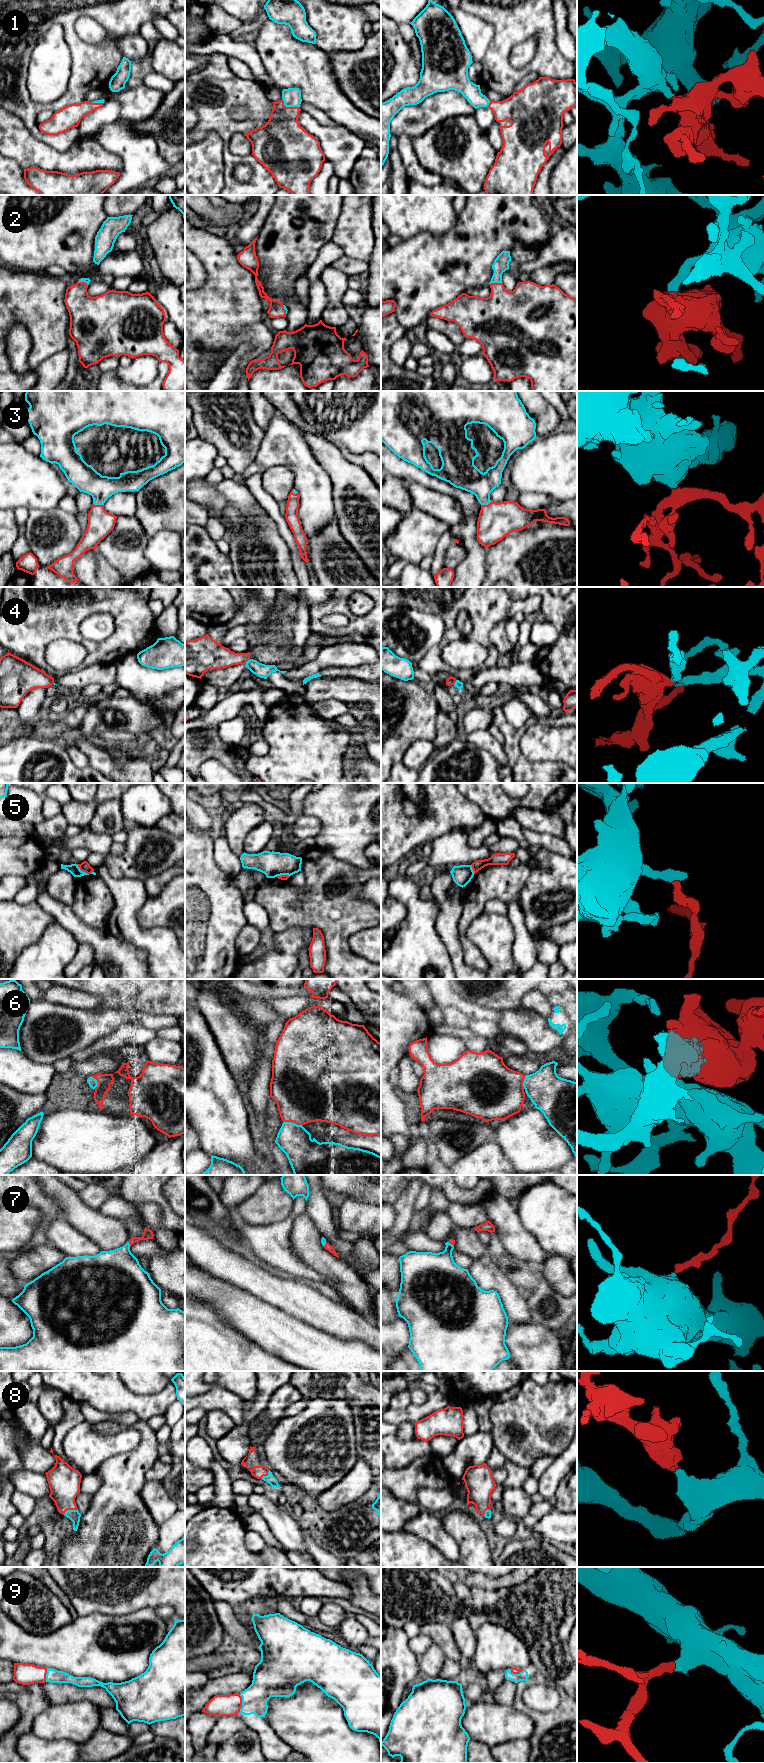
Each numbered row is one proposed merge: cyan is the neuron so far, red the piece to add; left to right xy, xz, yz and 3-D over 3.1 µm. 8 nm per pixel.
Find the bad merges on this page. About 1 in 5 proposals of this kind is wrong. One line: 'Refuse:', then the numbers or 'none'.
Refuse: 4, 5

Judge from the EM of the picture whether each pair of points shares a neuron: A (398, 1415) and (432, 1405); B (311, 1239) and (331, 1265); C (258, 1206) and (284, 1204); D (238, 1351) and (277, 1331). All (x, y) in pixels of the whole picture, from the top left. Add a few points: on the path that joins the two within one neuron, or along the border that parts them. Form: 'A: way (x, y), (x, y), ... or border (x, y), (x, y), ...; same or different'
A: way (406, 1415), (424, 1410); same
B: way (311, 1245), (325, 1259); same
C: way (264, 1206), (278, 1204); same
D: border (234, 1329), (274, 1355); different

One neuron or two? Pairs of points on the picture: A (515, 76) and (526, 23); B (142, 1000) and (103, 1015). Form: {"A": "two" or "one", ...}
{"A": "one", "B": "two"}

